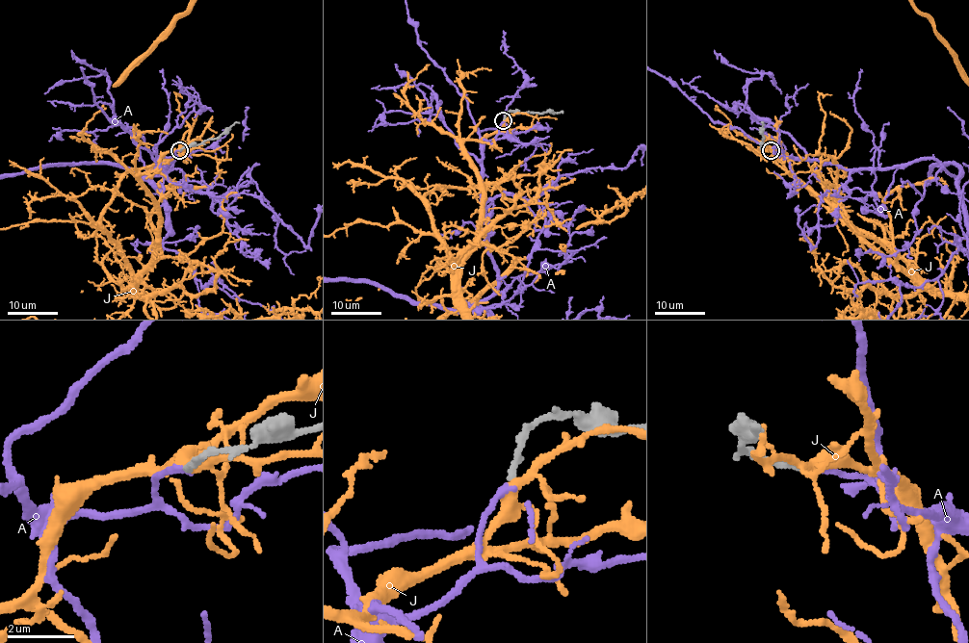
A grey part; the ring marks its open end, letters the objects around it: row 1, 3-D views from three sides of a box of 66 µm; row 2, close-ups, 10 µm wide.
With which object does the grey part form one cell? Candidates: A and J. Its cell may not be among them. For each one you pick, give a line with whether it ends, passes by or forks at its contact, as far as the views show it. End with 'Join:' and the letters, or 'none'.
A: It ends there
Join: A

